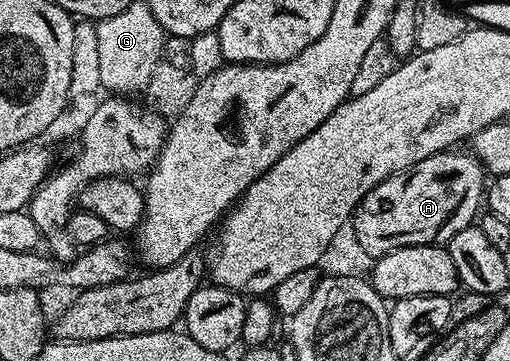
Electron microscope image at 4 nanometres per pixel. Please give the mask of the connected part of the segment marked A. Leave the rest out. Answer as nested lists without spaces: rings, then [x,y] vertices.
[[[445,151],[430,155],[414,163],[410,168],[390,175],[360,200],[360,205],[351,221],[359,242],[373,259],[402,247],[447,243],[455,233],[477,220],[482,209],[482,200],[486,195],[486,170],[471,152],[456,152],[460,151]]]

